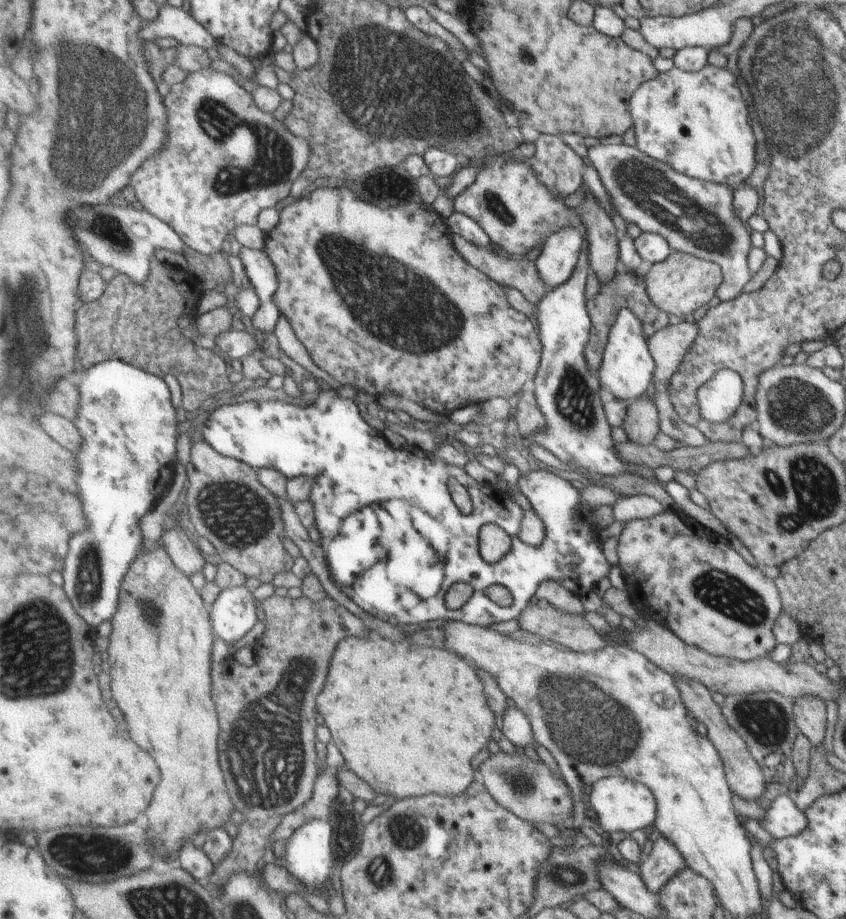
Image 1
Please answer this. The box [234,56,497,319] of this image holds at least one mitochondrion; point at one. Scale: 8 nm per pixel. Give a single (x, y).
(394, 186)

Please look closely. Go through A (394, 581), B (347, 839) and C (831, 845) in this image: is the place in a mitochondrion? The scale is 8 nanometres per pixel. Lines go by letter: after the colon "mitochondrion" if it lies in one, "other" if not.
A: mitochondrion
B: mitochondrion
C: mitochondrion

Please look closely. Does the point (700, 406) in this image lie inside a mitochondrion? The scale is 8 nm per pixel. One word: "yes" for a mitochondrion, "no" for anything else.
no

